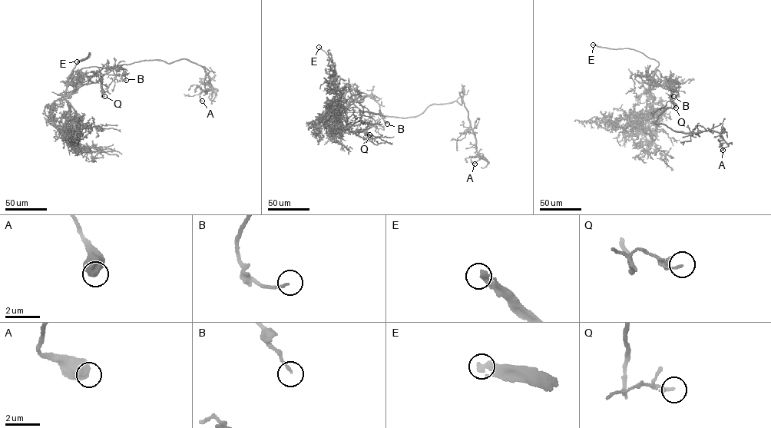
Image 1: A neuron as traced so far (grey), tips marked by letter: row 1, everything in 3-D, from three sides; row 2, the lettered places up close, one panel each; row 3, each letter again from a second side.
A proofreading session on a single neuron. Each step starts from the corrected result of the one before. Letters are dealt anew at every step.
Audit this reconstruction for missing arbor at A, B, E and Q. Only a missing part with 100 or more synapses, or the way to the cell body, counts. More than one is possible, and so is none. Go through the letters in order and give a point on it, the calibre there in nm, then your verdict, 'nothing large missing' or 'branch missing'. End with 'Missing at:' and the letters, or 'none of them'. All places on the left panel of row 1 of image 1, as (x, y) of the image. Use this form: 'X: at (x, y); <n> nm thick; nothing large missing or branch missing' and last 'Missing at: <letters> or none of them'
A: at (202, 101); 700 nm thick; nothing large missing
B: at (126, 80); 130 nm thick; nothing large missing
E: at (77, 61); 360 nm thick; branch missing
Q: at (104, 96); 110 nm thick; nothing large missing
Missing at: E

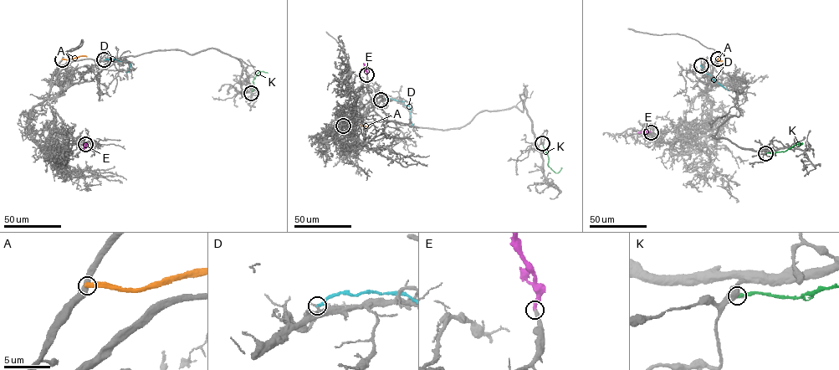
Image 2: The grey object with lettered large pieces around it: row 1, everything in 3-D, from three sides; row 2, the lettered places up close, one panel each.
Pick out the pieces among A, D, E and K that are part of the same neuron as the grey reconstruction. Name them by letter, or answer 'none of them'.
E

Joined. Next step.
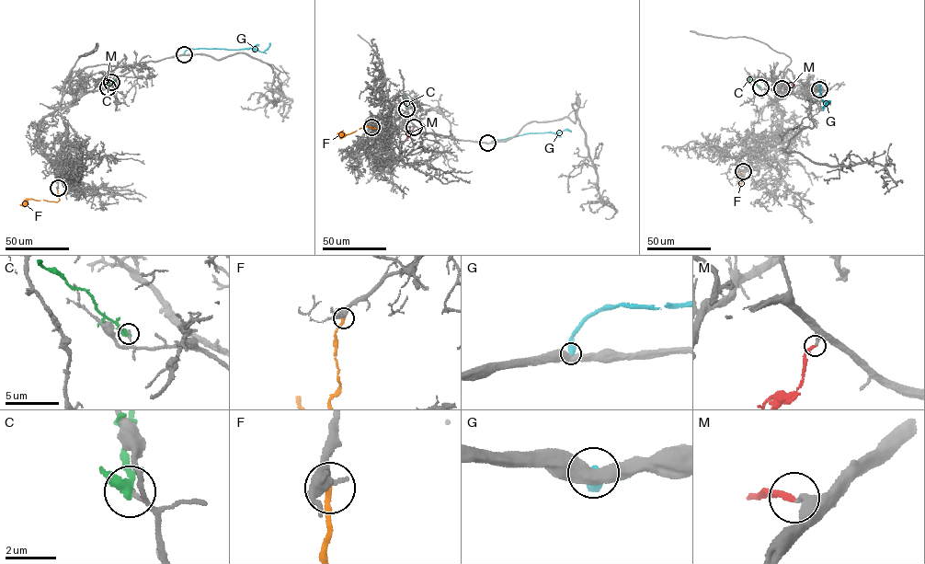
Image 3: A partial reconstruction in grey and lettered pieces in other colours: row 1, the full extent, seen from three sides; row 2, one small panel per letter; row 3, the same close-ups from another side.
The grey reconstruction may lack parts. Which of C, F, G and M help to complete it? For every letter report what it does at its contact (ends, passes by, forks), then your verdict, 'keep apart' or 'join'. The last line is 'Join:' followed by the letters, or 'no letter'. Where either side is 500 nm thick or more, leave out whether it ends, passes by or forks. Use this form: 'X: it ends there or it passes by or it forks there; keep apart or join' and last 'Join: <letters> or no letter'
C: it passes by; keep apart
F: it ends there; keep apart
G: keep apart
M: it ends there; join
Join: M

